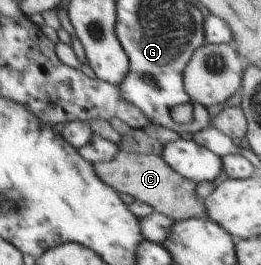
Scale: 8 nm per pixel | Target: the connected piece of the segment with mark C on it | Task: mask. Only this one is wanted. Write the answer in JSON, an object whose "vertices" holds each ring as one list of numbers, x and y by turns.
{"vertices":[[119,149,111,160,95,163,94,169,97,176,118,193,132,196,135,202,144,202,174,221,208,218,203,199,195,193,196,182,175,172,160,155,135,155]]}

